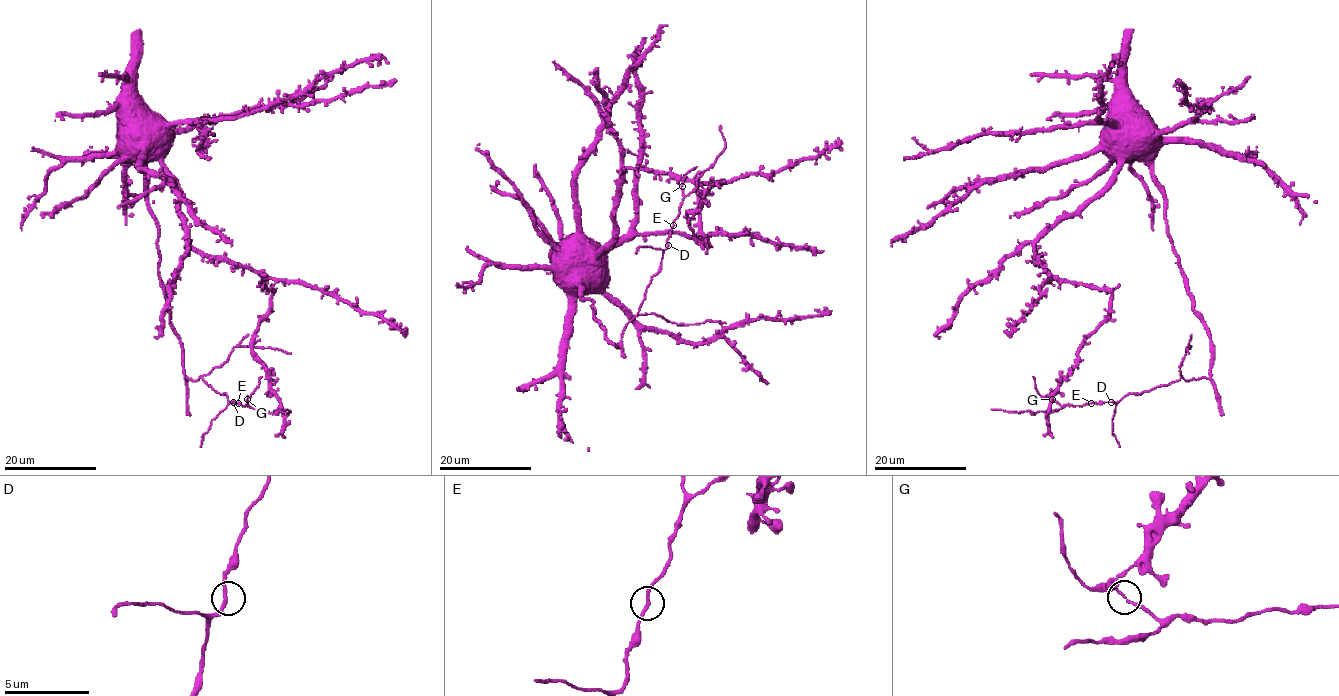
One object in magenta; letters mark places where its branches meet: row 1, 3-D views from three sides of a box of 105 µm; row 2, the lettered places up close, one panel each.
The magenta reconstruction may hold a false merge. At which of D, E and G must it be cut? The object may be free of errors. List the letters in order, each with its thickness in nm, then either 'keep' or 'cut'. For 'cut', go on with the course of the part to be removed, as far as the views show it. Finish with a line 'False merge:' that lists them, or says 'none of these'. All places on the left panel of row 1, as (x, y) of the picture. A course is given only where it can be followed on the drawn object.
D: 190 nm | keep
E: 180 nm | keep
G: 150 nm | keep
False merge: none of these

